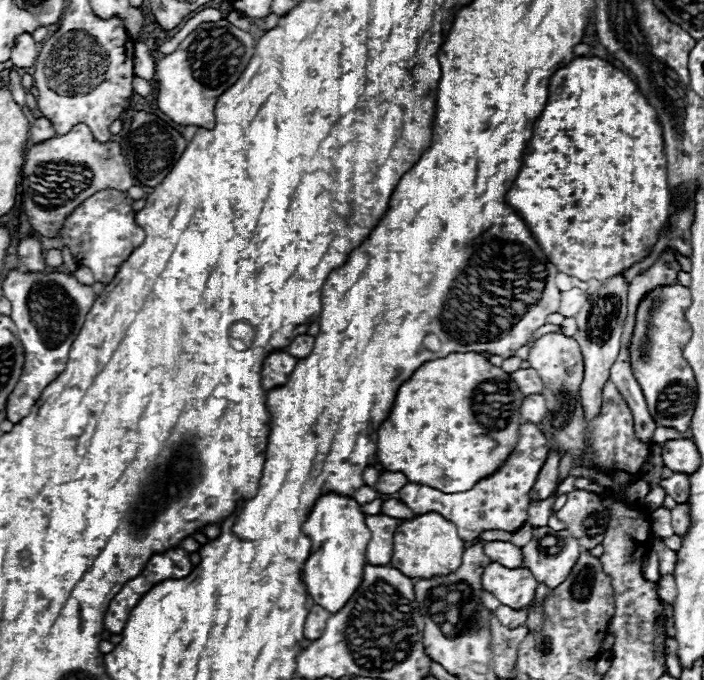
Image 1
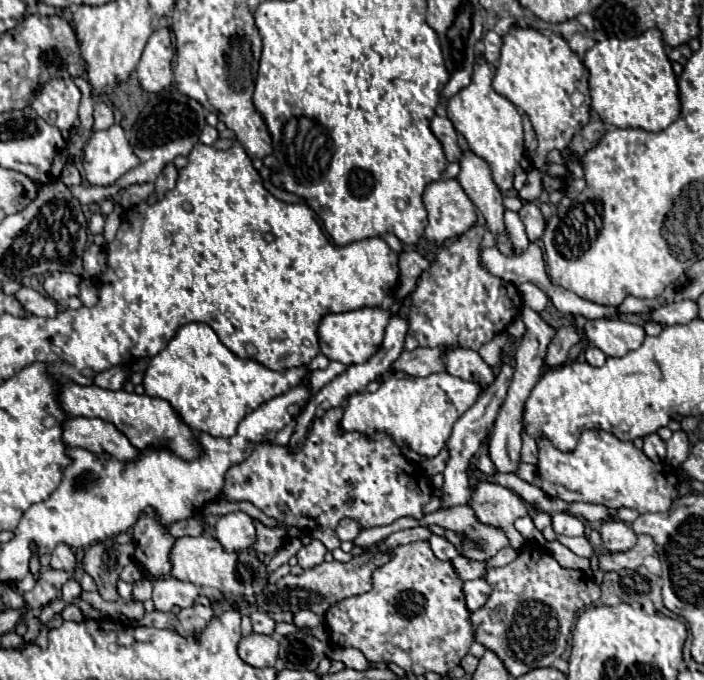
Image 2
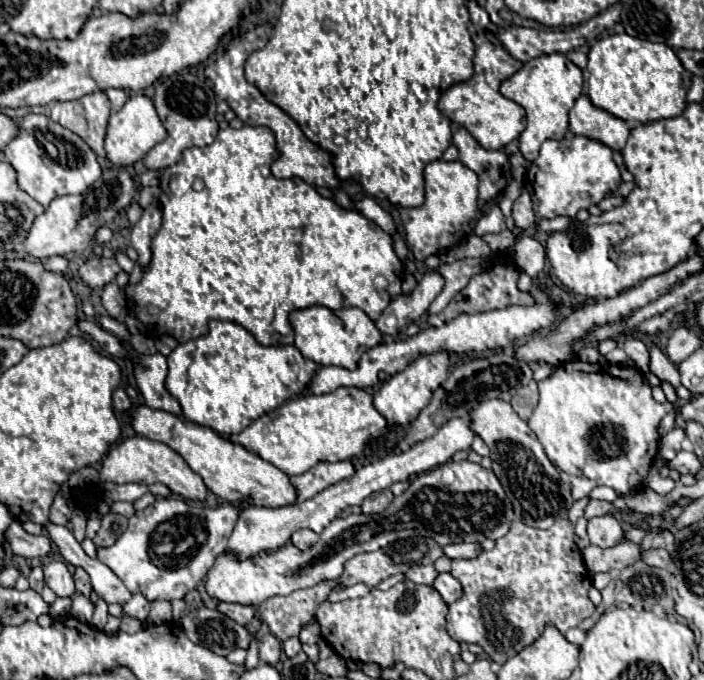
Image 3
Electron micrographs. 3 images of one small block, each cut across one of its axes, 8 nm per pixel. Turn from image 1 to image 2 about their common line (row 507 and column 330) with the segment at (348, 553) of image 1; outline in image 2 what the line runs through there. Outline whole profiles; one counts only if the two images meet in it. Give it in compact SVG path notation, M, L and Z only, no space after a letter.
M360 308L360 310L352 310L352 312L342 312L342 314L326 314L318 328L322 354L326 358L342 362L346 366L368 362L382 346L384 328L386 328L390 316L392 316L392 312L384 310L384 308Z

